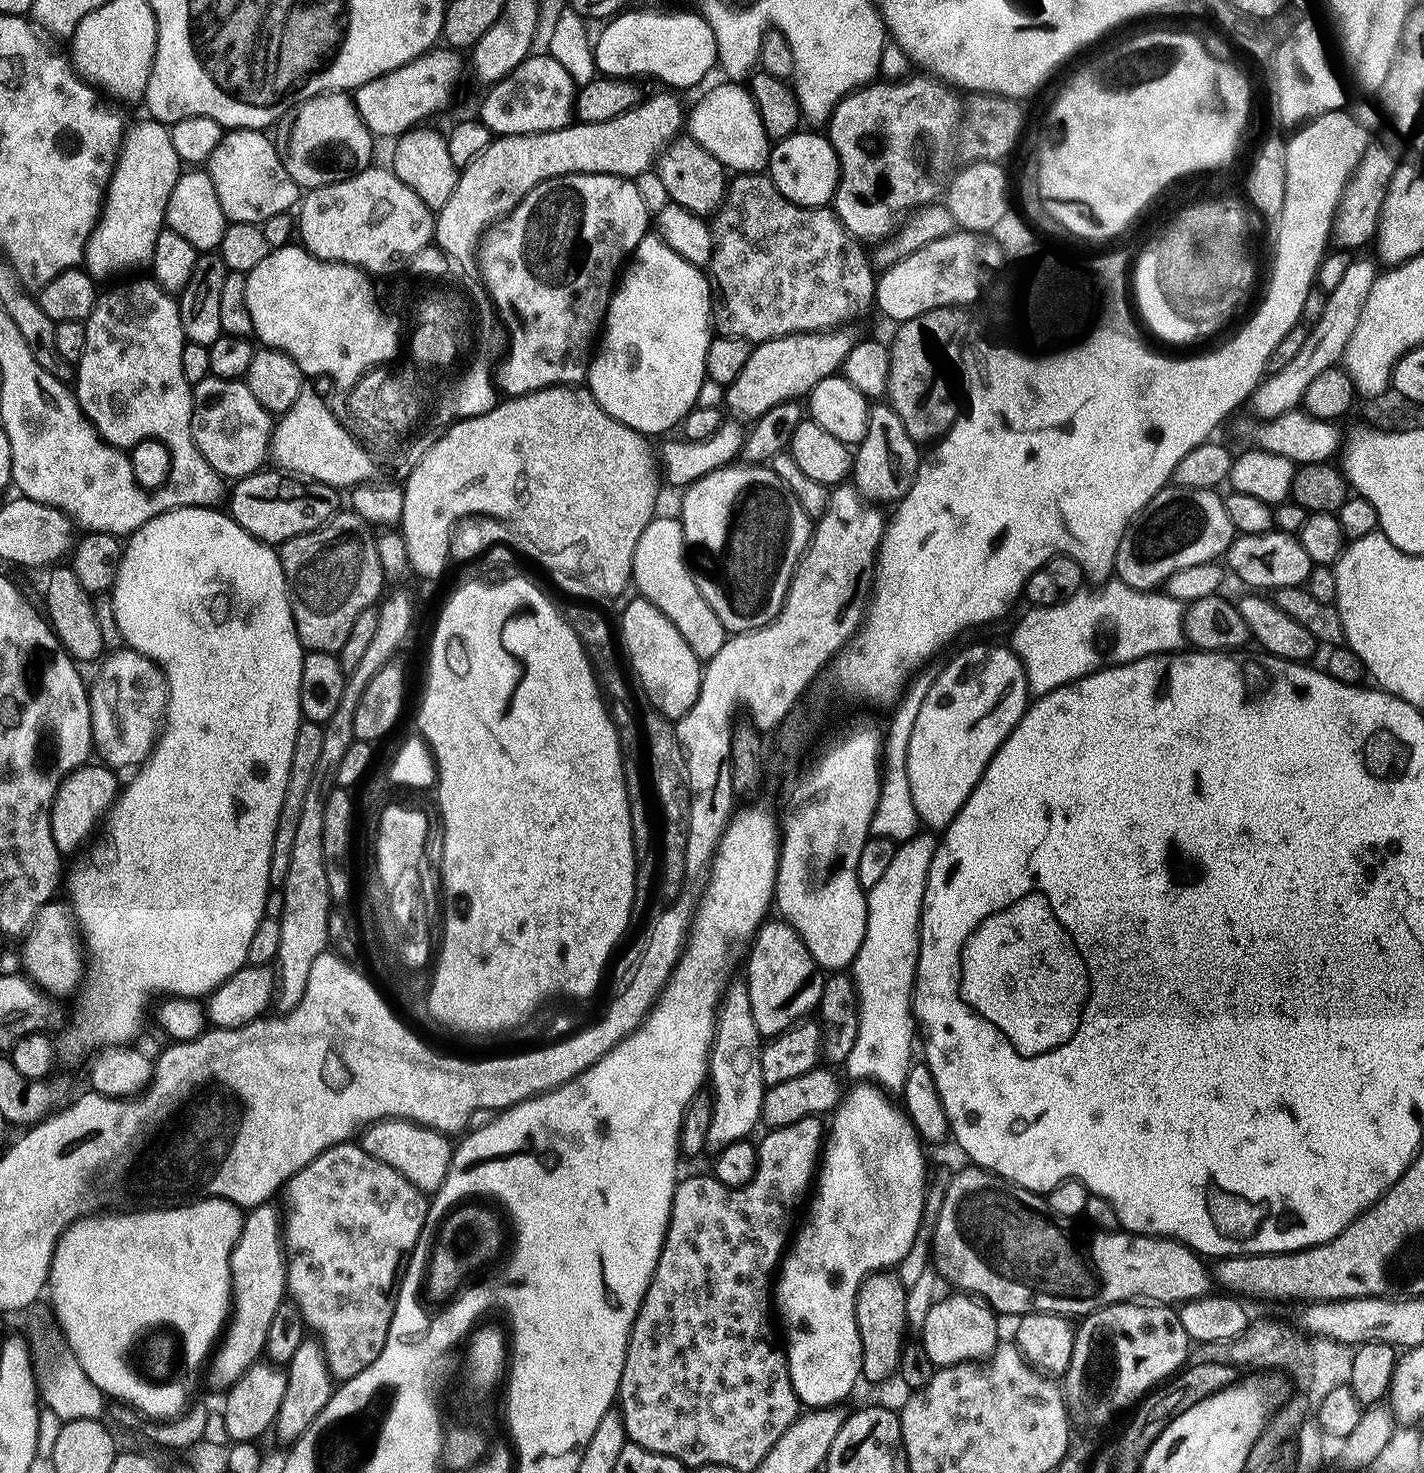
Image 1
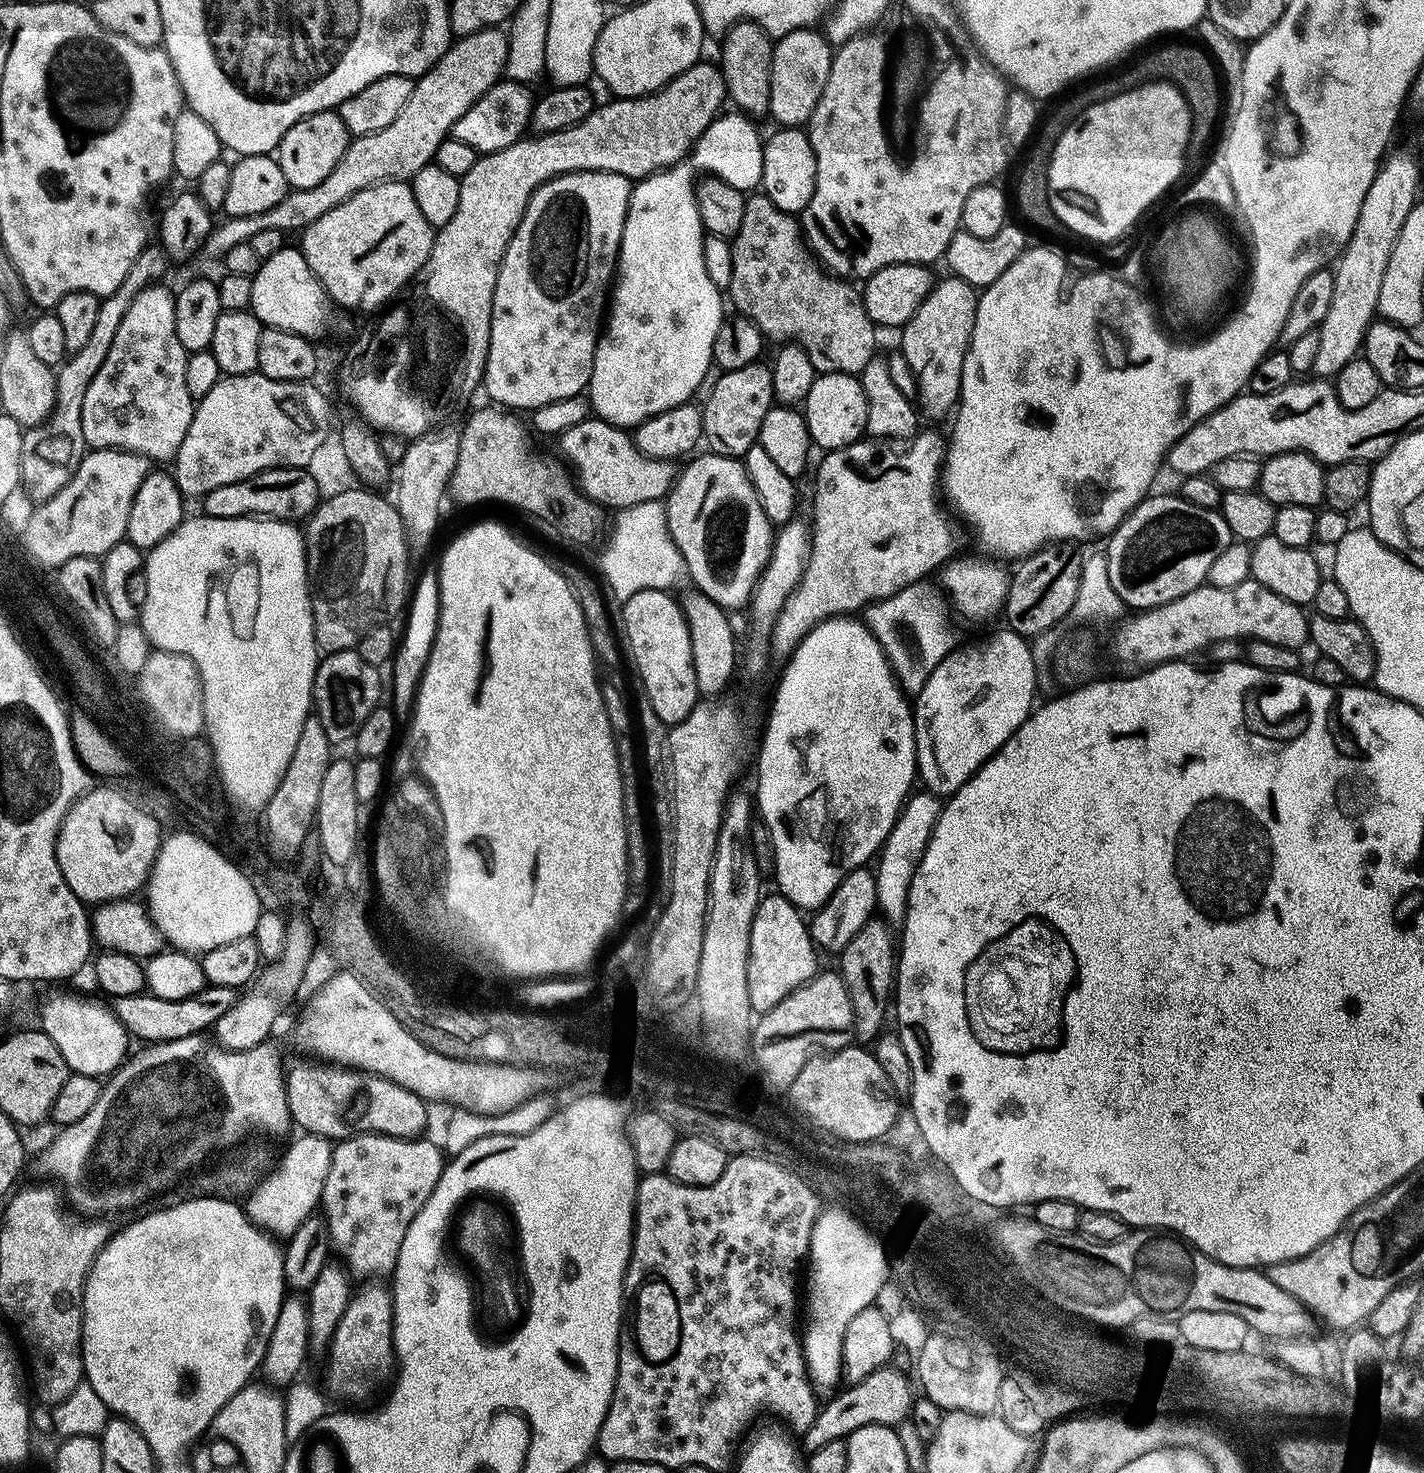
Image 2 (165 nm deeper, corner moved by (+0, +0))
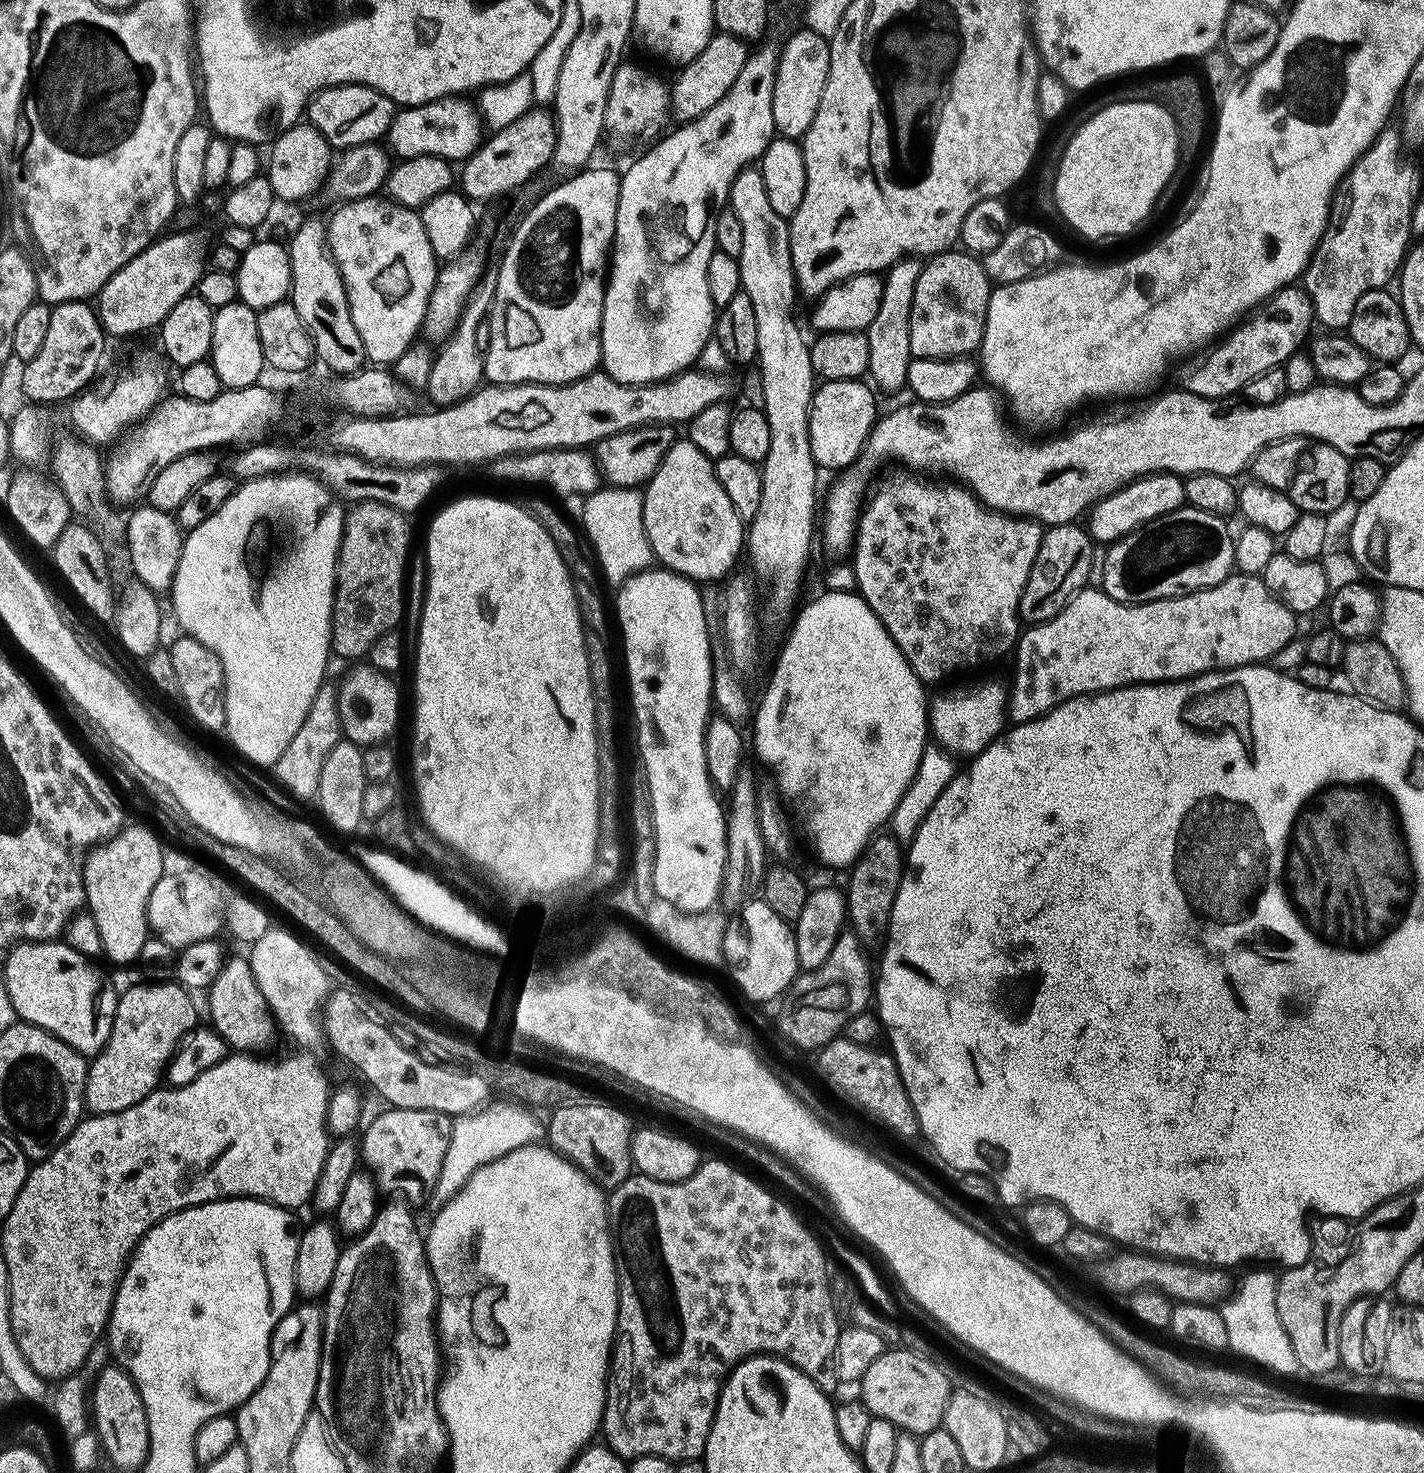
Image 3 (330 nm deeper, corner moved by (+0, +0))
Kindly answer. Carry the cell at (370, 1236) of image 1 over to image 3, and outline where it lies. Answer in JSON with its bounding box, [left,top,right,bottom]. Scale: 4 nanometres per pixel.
[359,1108,453,1206]

